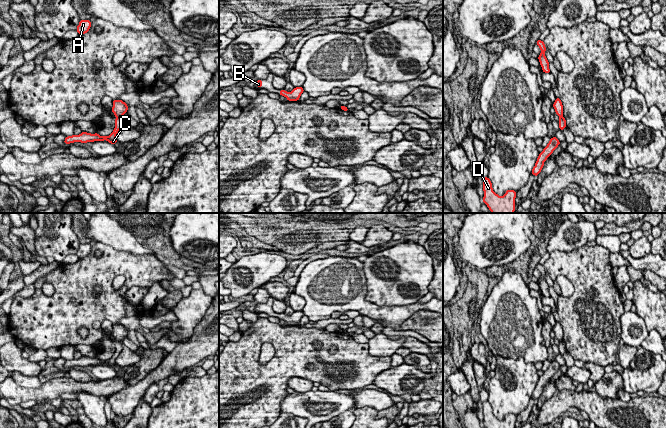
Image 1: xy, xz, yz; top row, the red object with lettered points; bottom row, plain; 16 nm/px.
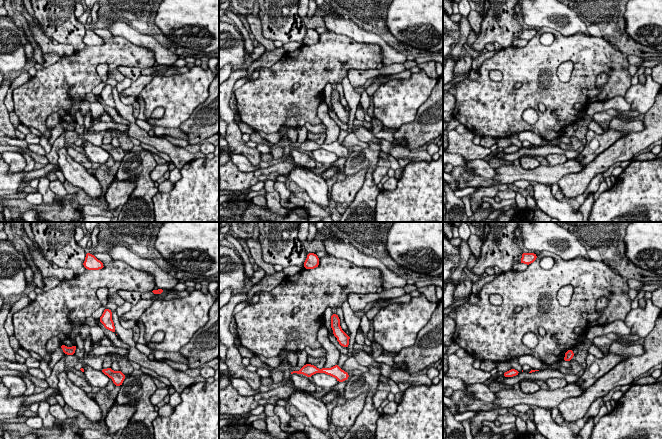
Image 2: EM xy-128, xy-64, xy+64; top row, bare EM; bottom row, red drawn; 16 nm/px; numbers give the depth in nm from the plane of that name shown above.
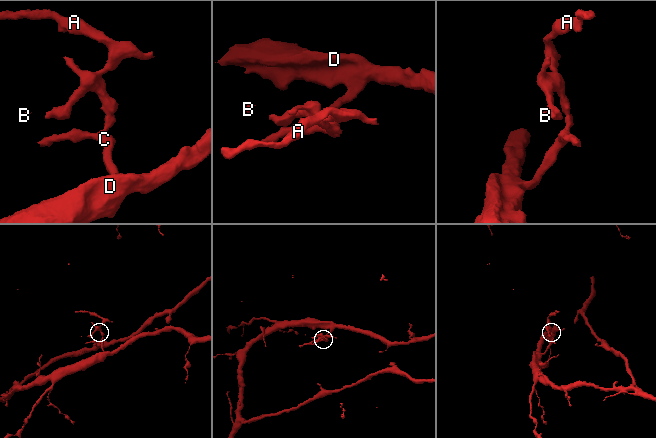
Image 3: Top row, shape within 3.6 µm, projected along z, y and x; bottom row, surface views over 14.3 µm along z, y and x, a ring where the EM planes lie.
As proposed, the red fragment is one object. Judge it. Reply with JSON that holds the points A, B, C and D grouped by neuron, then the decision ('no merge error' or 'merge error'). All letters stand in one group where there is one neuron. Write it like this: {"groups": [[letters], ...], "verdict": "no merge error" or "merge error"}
{"groups": [["A", "B"], ["C", "D"]], "verdict": "merge error"}

